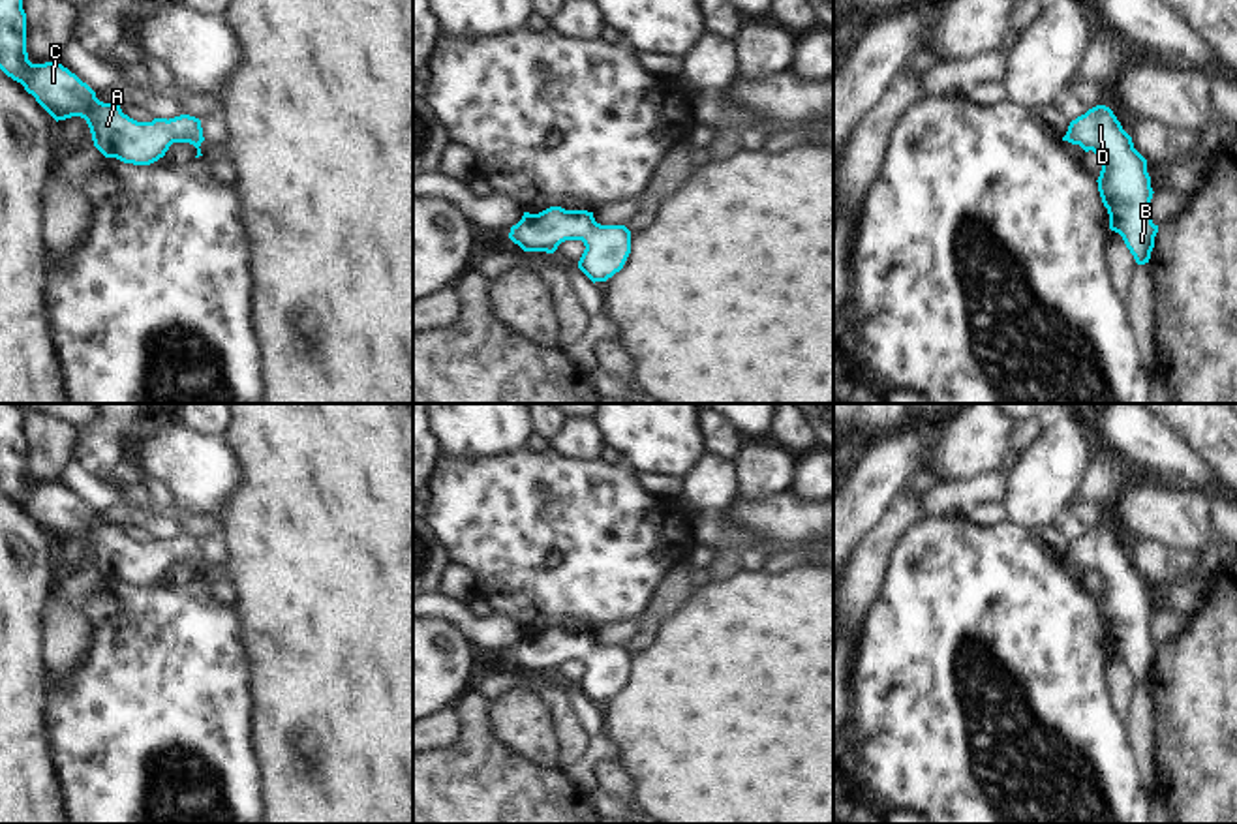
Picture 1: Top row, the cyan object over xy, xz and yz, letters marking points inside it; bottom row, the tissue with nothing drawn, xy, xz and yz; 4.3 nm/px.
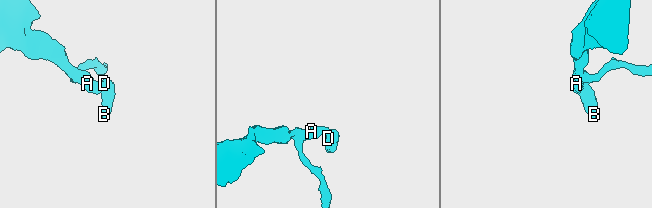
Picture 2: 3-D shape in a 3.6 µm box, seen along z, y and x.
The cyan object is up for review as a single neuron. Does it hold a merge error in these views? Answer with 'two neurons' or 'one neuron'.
one neuron

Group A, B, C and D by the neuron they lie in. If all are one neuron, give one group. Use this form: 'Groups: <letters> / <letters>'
Groups: A B C D.

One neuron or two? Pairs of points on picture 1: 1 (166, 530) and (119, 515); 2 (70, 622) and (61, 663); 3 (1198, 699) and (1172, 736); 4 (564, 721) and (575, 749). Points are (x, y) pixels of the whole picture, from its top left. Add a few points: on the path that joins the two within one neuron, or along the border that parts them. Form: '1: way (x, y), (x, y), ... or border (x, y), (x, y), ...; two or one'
1: way (154, 526), (130, 517); one
2: way (64, 631), (62, 654); one
3: way (1198, 708), (1181, 727); one
4: way (567, 729), (571, 742); one

